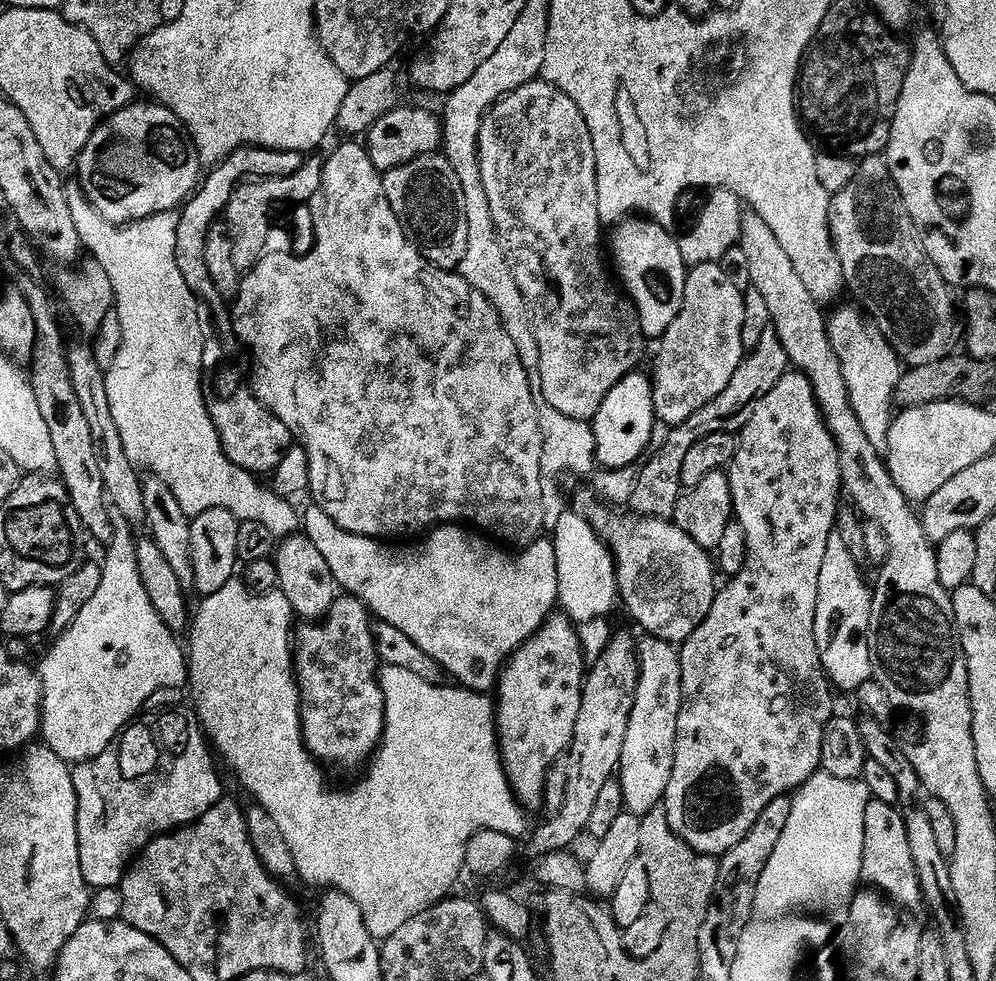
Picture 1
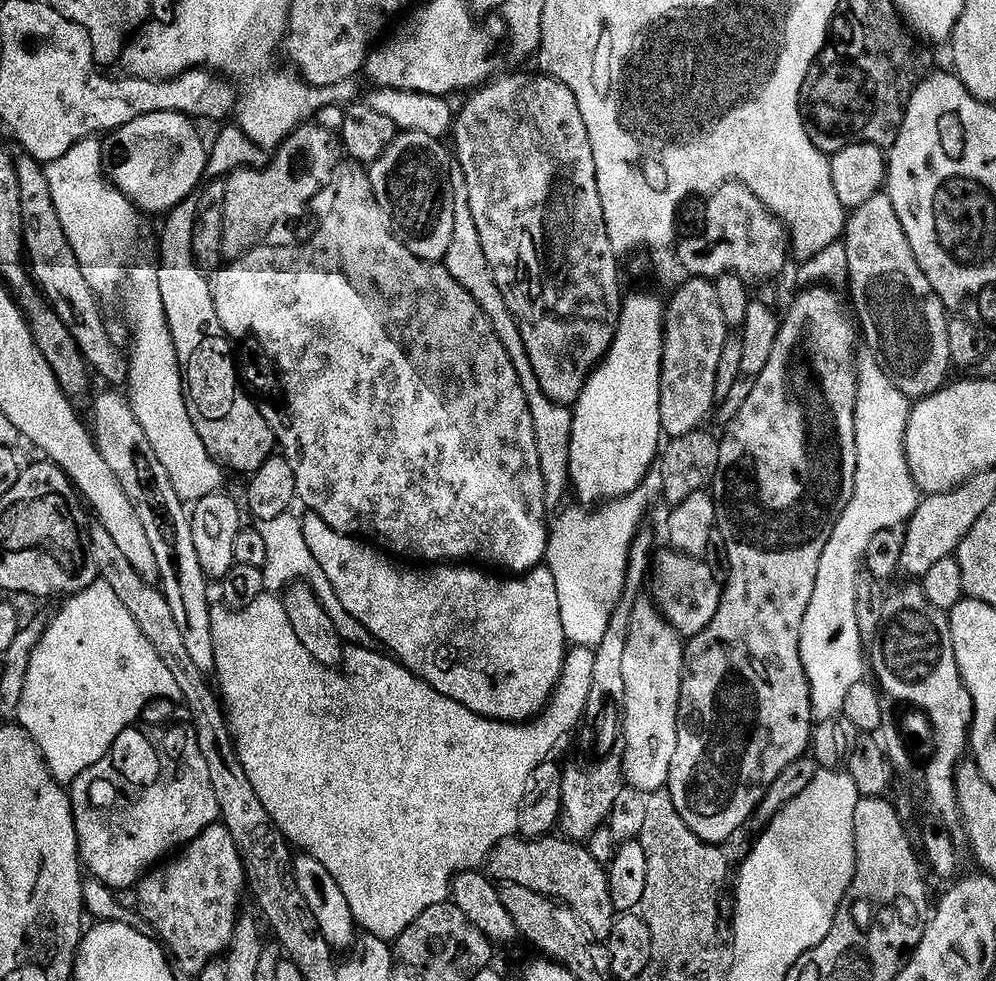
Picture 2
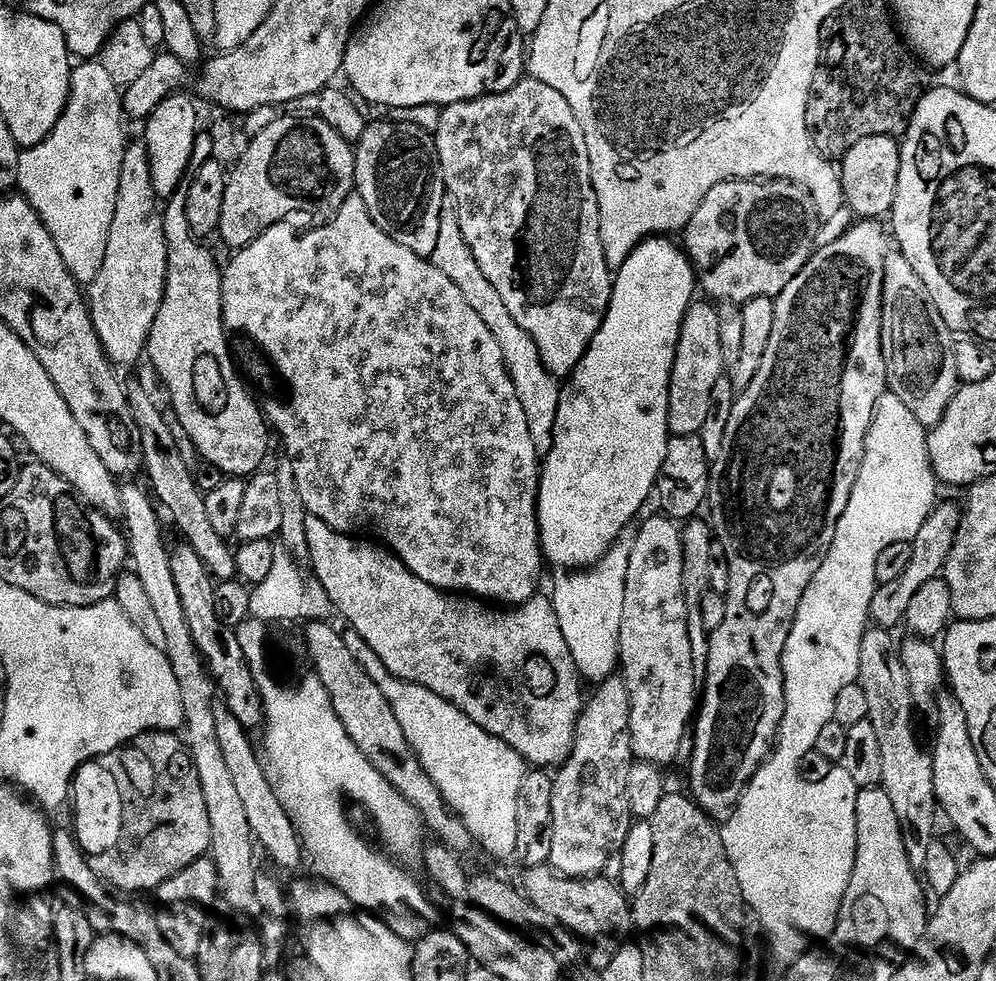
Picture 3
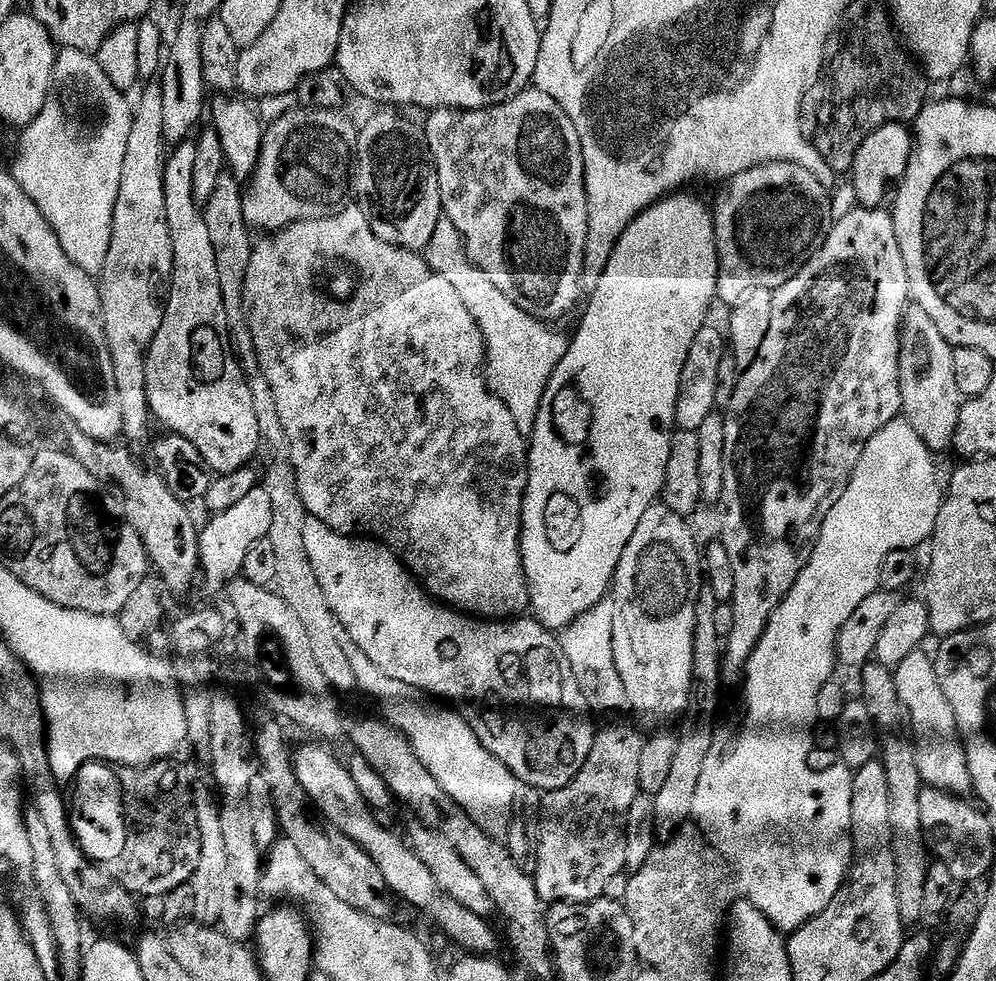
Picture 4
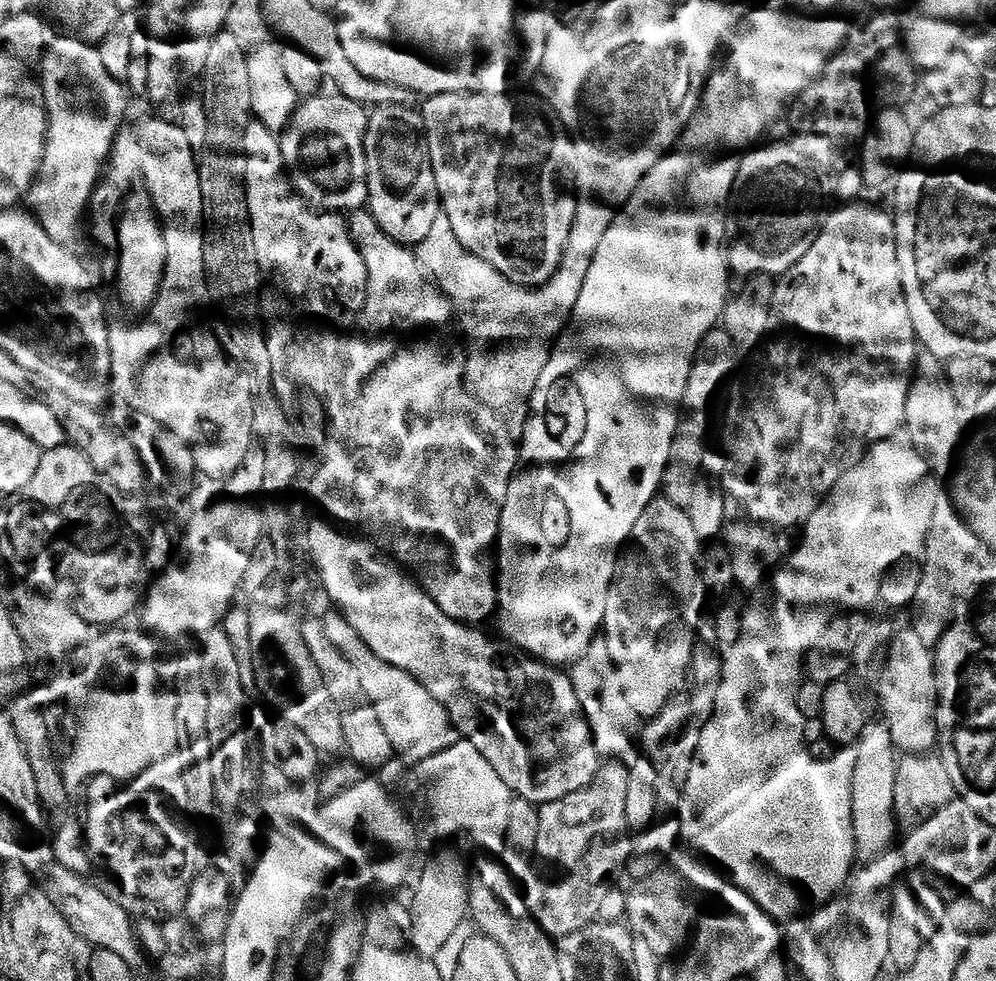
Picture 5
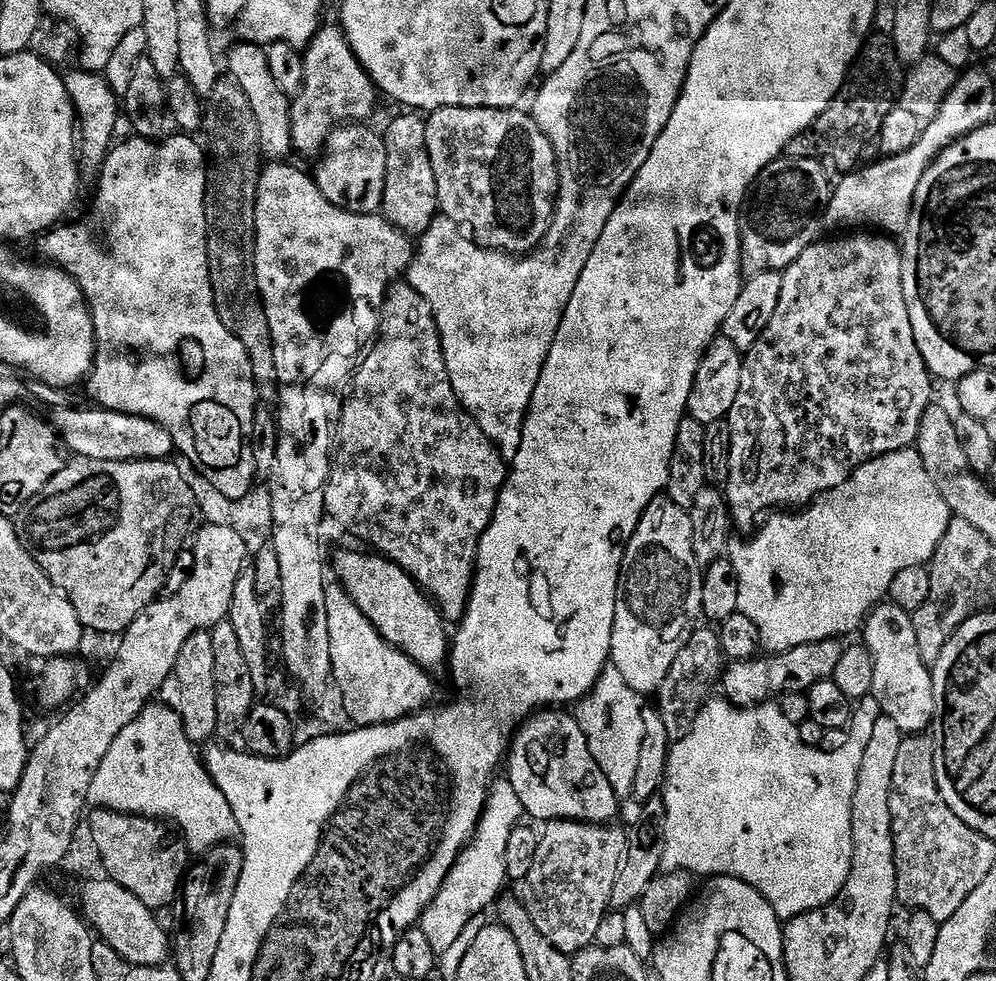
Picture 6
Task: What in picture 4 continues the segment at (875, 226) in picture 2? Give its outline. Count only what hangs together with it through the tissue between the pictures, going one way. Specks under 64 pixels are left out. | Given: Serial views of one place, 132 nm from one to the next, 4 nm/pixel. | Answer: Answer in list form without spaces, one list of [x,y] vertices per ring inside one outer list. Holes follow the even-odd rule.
[[[912,306],[904,313],[904,323],[900,326],[900,402],[902,416],[914,426],[918,438],[926,442],[928,449],[934,454],[941,454],[947,448],[953,447],[958,430],[958,418],[962,407],[962,397],[958,390],[957,379],[954,372],[954,349],[946,338],[934,326],[930,314],[926,310]]]

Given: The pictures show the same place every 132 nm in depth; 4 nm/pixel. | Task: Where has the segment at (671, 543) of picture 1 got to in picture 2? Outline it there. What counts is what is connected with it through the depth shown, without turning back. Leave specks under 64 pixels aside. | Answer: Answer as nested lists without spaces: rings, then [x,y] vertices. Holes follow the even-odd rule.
[[[675,550],[667,551],[661,551],[655,557],[654,571],[650,576],[650,596],[660,613],[668,619],[668,625],[681,637],[691,638],[714,622],[714,614],[718,614],[720,605],[722,584],[715,580],[710,566],[703,559],[685,556],[683,552]]]

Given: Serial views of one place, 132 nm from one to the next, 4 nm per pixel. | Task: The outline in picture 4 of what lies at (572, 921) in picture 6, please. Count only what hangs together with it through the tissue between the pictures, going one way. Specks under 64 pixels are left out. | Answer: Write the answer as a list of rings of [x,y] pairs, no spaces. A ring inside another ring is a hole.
[[[628,724],[601,727],[594,746],[590,746],[586,766],[566,786],[543,793],[534,879],[545,905],[588,904],[601,899],[610,878],[627,869],[628,815],[630,806],[641,795],[638,758],[642,758],[644,742],[639,730]]]

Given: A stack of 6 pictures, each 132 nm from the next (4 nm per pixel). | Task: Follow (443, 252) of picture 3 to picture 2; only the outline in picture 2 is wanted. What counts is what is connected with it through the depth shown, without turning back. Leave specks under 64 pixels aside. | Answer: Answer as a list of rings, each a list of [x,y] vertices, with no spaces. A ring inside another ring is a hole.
[[[463,190],[457,191],[454,198],[454,242],[450,242],[450,250],[444,256],[442,263],[450,274],[450,278],[454,278],[454,282],[458,282],[458,286],[462,286],[462,290],[466,290],[470,298],[474,298],[474,302],[484,311],[486,318],[490,318],[502,346],[506,346],[514,362],[514,370],[518,370],[518,378],[522,382],[522,390],[526,394],[534,418],[534,428],[538,438],[538,458],[542,462],[542,478],[546,486],[546,502],[549,509],[559,509],[565,503],[563,502],[564,495],[570,492],[568,475],[570,474],[573,409],[563,404],[556,404],[542,390],[534,374],[534,366],[530,366],[530,358],[522,342],[520,326],[510,306],[506,306],[506,298],[502,298],[502,290],[498,290],[490,262],[486,262],[486,253],[482,251],[482,238],[478,238],[478,226],[474,226],[470,198]]]

